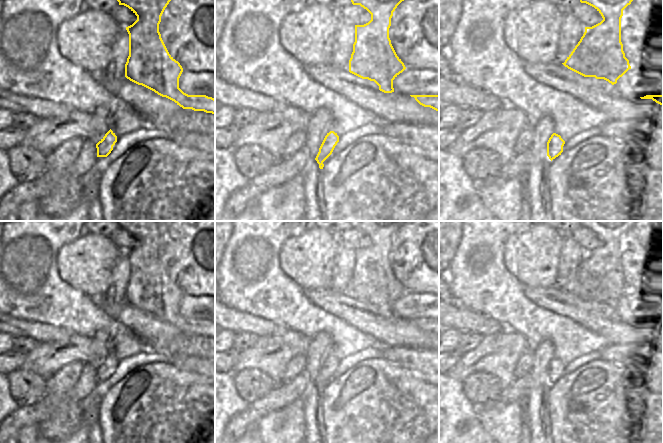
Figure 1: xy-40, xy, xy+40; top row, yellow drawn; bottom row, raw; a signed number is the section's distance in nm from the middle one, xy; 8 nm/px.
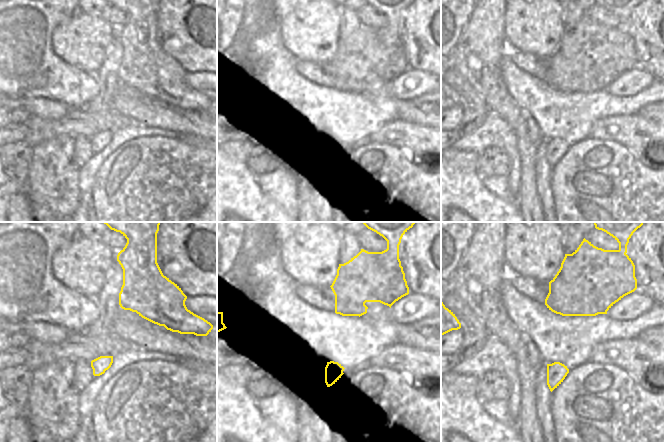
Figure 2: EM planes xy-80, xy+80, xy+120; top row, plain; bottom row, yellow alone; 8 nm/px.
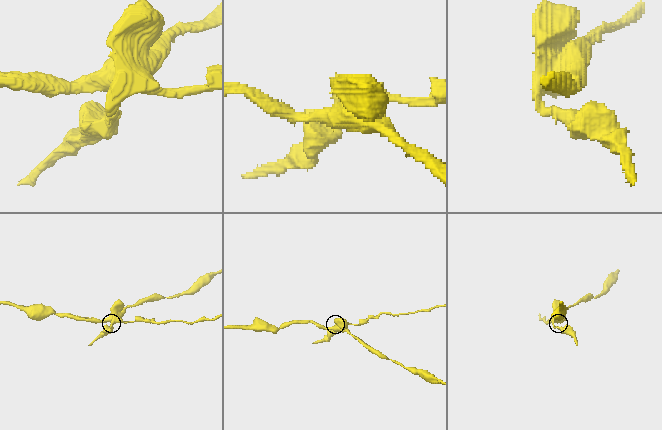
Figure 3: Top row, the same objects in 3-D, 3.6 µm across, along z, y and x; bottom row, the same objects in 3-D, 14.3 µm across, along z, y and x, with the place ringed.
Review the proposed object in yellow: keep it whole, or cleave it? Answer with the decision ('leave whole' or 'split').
split

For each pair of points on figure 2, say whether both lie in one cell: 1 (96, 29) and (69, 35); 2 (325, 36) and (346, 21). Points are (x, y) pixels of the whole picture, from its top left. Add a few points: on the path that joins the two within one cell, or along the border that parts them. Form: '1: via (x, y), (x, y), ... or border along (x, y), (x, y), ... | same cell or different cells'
1: via (89, 36), (76, 37) | same cell
2: border along (338, 10), (340, 17), (339, 39) | different cells

